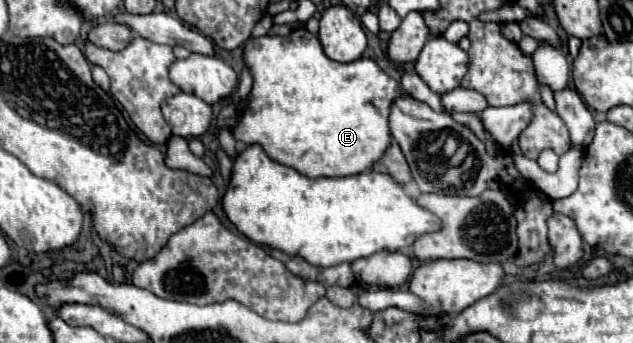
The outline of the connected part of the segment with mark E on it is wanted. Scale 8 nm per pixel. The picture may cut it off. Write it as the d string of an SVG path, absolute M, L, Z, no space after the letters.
M297 29L297 31L293 31L293 33L285 35L285 37L265 35L265 37L259 37L259 39L249 39L245 43L245 49L243 49L243 63L245 63L245 67L249 69L249 73L253 77L253 87L251 87L251 93L247 95L245 111L241 111L239 123L233 127L233 137L237 141L243 141L245 145L259 143L273 161L277 161L281 165L287 165L287 167L293 167L295 171L299 171L305 177L345 177L345 175L355 175L355 173L363 173L363 171L371 169L371 165L375 161L379 161L379 157L385 153L387 145L391 143L387 113L389 113L391 101L395 97L399 97L401 91L399 91L399 83L395 79L391 79L385 71L381 71L375 61L371 61L371 59L357 59L357 61L351 61L351 63L331 61L323 53L323 47L321 47L321 43L319 43L319 39L315 35L311 35L307 29Z

